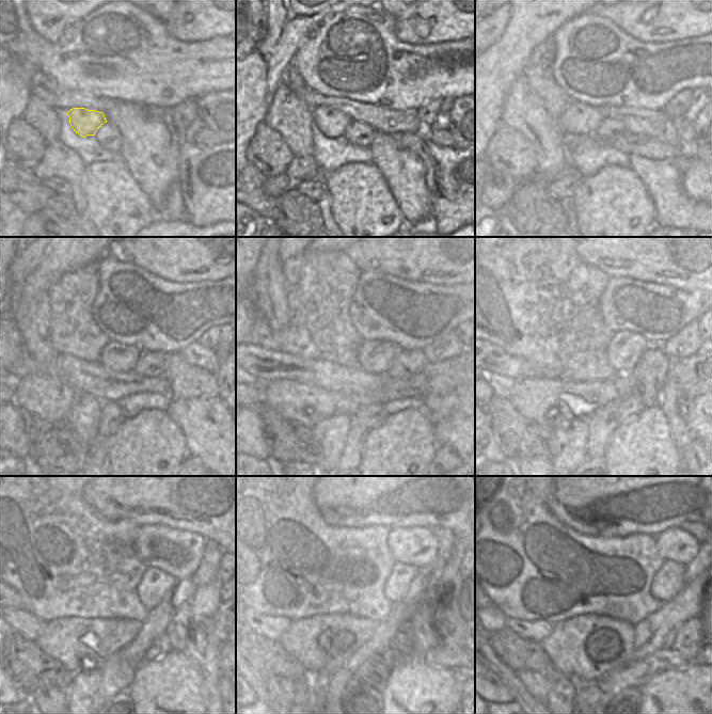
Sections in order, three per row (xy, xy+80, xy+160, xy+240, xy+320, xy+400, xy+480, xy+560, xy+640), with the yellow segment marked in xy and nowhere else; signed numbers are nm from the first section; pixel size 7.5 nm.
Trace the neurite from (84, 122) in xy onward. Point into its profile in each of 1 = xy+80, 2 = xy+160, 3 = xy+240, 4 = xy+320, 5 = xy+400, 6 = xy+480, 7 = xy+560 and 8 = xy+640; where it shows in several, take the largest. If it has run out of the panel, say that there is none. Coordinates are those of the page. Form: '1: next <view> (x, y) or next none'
1: next xy+80 (332, 123)
2: next xy+160 (580, 118)
3: next xy+240 (119, 358)
4: next xy+320 (376, 356)
5: next xy+400 (626, 348)
6: next xy+480 (155, 584)
7: next xy+560 (405, 582)
8: next xy+640 (668, 581)

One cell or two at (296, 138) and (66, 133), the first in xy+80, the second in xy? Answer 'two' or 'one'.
two

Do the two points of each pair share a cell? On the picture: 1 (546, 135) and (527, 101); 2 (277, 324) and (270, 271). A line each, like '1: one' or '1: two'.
1: one
2: one

